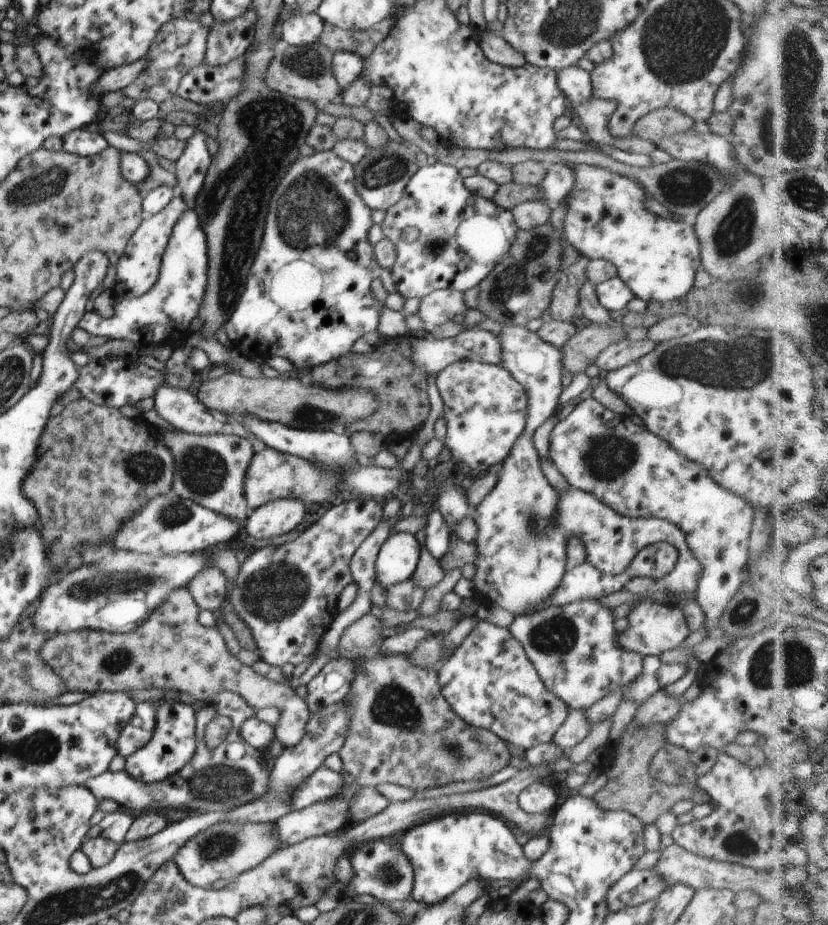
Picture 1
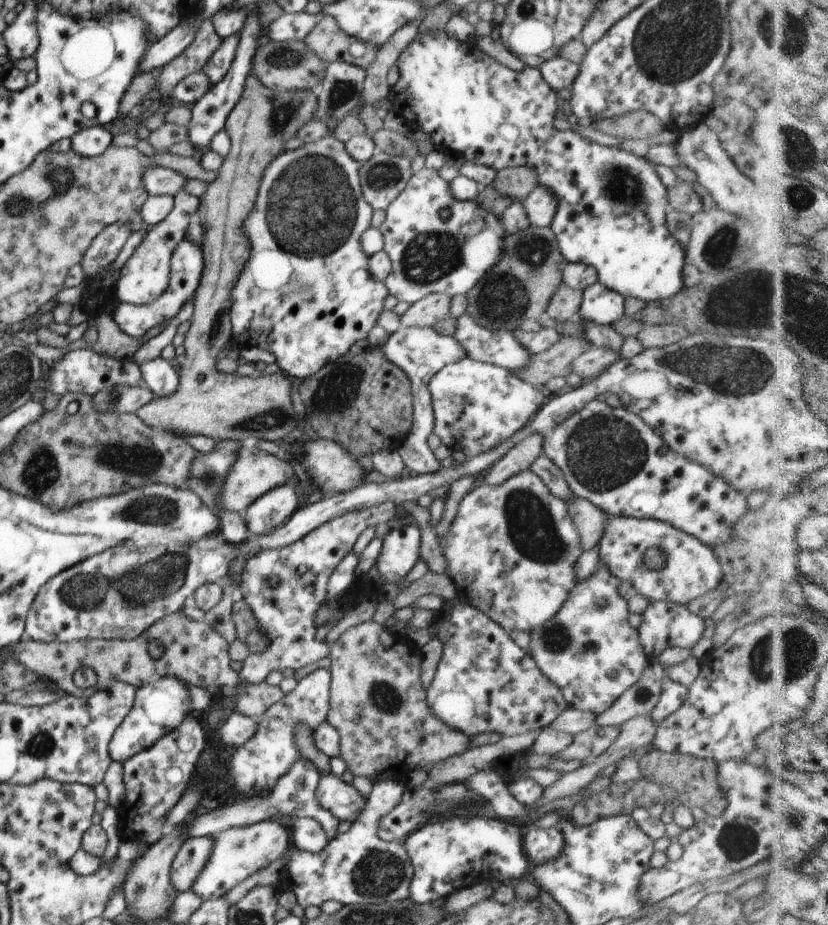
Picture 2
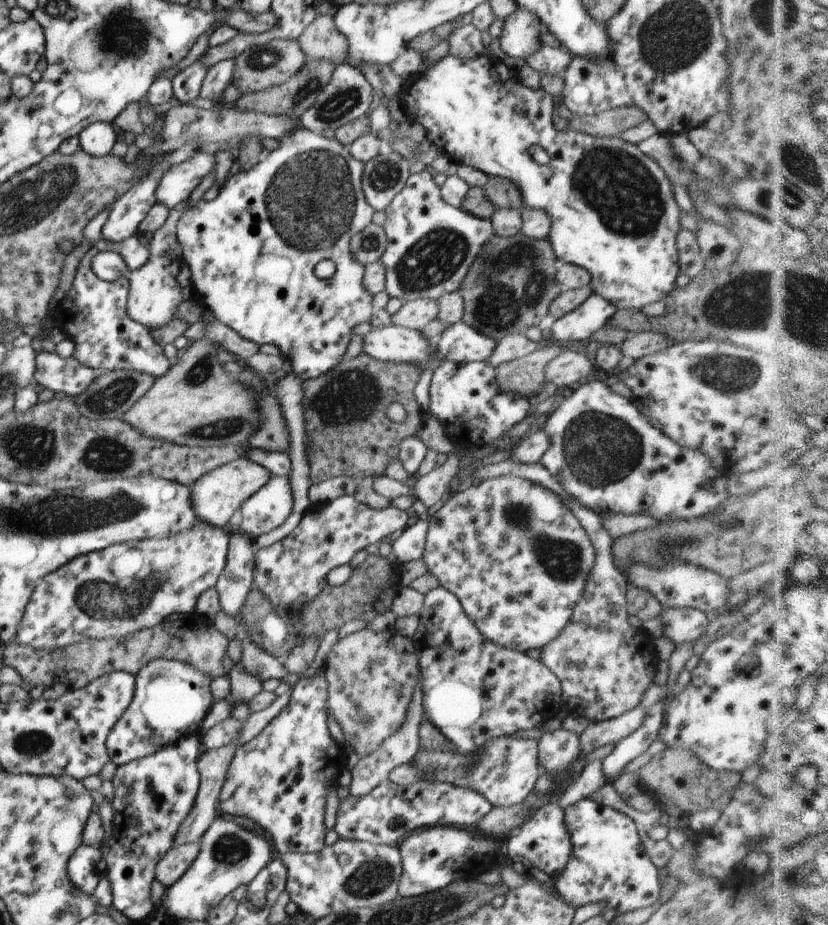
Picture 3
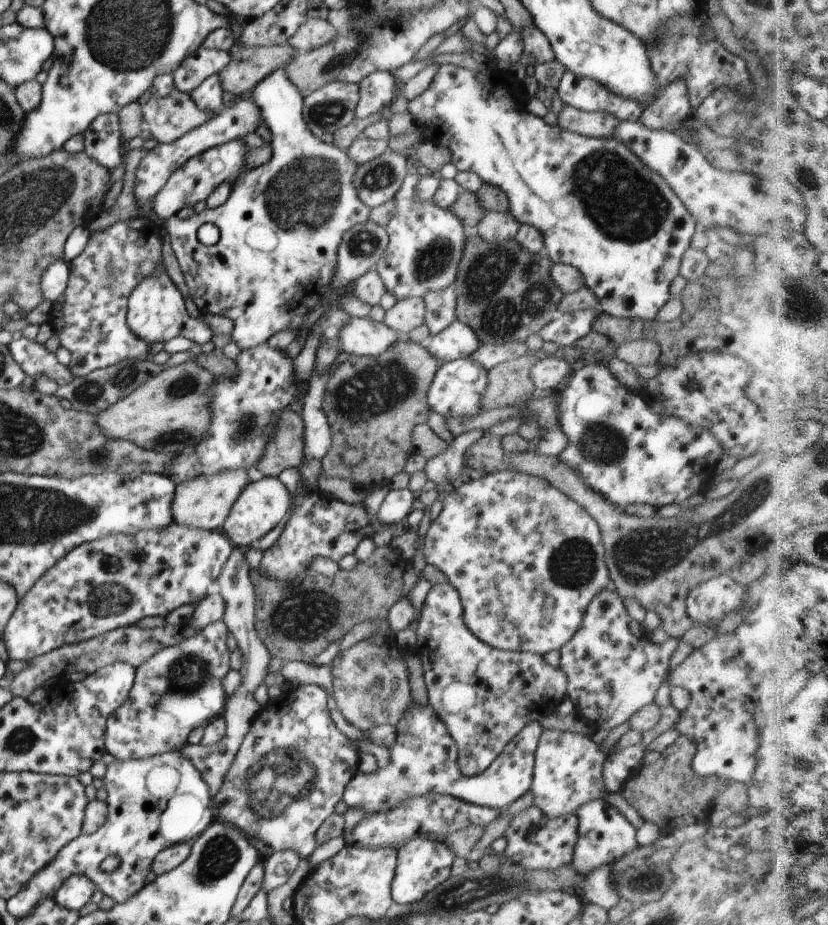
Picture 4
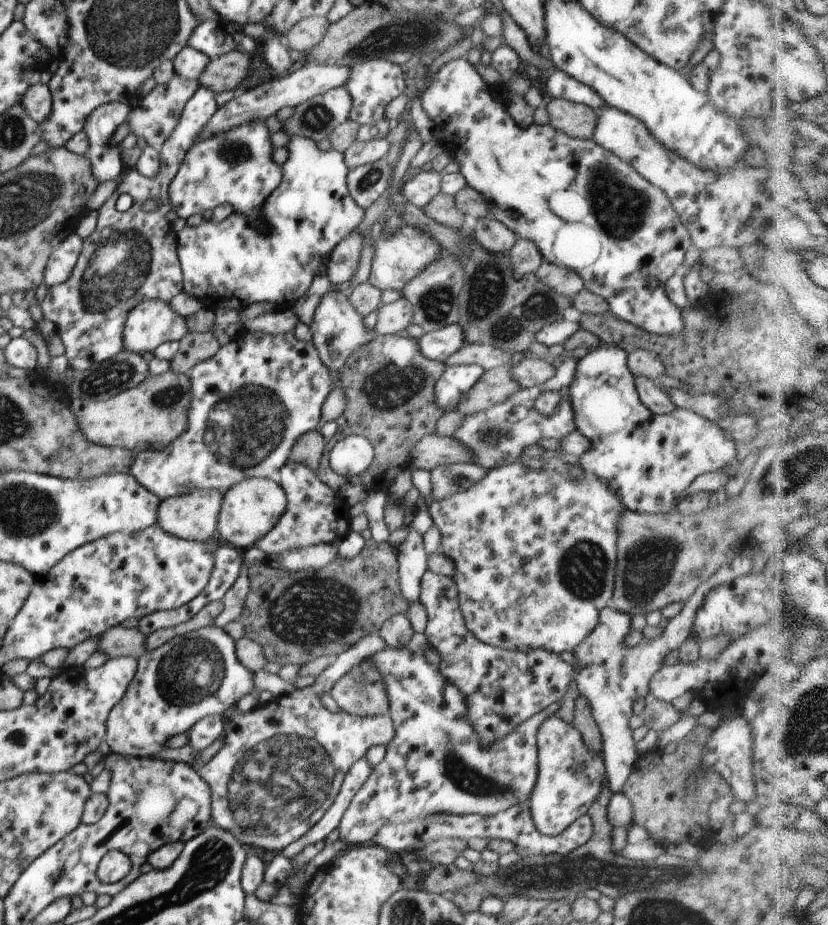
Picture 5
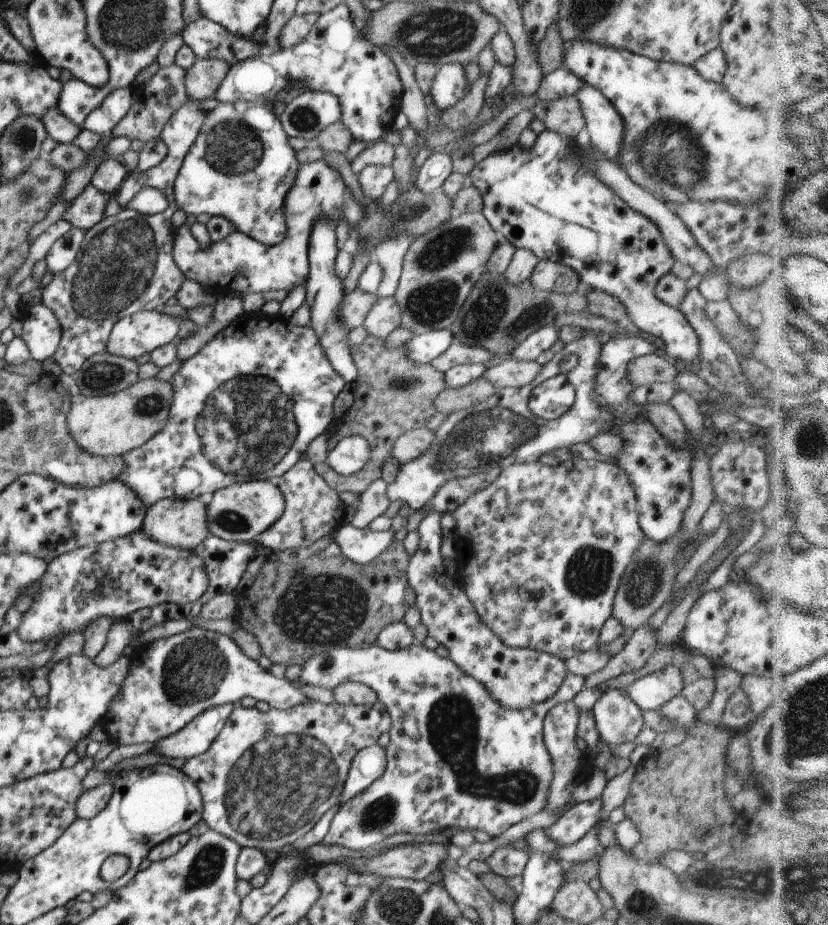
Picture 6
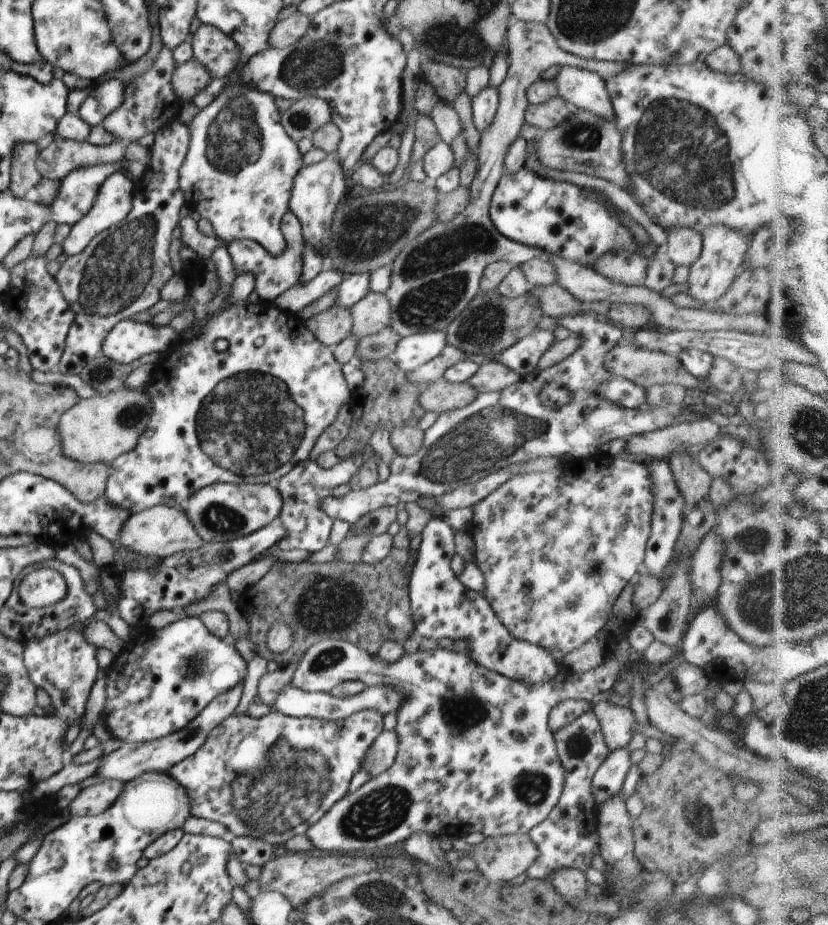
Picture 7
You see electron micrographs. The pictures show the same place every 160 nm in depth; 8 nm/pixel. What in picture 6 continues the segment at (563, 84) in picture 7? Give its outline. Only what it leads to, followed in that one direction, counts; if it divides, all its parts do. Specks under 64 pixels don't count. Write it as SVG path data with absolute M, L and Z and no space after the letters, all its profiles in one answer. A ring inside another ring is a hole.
M584 81L574 94L582 110L590 144L600 150L610 162L618 164L622 148L624 122L612 102L596 86Z

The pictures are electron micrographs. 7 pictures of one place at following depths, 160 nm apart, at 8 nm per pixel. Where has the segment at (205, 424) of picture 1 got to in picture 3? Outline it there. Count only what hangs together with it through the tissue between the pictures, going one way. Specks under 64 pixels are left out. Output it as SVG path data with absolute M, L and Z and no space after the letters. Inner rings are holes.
M136 235L126 242L119 243L103 238L91 246L78 266L70 291L61 300L59 308L52 311L50 316L55 326L73 340L75 351L72 355L79 363L102 372L118 369L135 370L157 379L170 370L173 362L164 356L163 348L152 339L150 330L128 316L129 280L126 277L119 277L114 281L103 281L90 267L92 258L98 252L110 250L118 252L130 270L138 270L148 260L149 249L141 245L137 237Z

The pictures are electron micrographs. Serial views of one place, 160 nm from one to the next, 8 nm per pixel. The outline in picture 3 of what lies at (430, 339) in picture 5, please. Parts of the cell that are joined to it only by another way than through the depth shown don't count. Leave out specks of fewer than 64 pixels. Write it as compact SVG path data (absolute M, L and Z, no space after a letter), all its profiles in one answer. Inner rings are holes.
M460 320L451 324L435 339L436 348L442 360L455 363L486 361L494 352L497 340L482 334L473 326Z

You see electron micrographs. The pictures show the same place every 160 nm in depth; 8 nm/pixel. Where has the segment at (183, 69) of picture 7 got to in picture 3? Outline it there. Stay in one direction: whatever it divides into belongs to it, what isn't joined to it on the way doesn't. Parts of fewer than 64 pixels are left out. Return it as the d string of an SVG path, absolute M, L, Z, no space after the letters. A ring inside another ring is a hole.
M274 39L264 45L249 47L240 56L237 56L235 59L236 73L232 83L239 88L241 94L277 87L301 71L305 62L306 56L297 41Z

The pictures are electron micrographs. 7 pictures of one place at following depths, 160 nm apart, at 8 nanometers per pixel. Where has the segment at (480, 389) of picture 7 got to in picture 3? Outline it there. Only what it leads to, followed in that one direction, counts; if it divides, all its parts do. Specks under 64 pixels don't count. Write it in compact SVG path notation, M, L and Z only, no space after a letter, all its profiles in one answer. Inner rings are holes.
M566 350L548 363L545 370L546 382L560 387L572 386L580 380L595 376L592 362L580 352Z

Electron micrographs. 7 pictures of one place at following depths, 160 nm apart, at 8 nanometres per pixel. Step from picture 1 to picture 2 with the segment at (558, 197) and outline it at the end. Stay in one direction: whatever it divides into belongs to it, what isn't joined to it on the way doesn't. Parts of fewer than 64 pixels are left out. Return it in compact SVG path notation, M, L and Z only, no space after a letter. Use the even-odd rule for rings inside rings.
M536 185L534 190L522 200L530 224L550 227L557 211L557 196L544 185Z

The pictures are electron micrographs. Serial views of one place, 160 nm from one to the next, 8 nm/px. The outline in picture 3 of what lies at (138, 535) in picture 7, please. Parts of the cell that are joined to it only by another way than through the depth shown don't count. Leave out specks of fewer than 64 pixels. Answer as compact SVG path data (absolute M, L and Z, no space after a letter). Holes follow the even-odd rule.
M246 457L237 458L207 472L190 487L193 509L204 523L228 529L228 521L232 518L232 514L241 508L243 502L258 492L270 477L272 477L271 472L260 463Z

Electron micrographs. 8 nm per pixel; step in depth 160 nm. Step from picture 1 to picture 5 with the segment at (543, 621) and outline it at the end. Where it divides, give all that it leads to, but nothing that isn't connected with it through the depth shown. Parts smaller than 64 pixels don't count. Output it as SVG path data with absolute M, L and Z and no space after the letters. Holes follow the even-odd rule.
M756 547L751 552L736 555L729 564L724 564L704 584L700 584L692 597L684 603L684 608L680 610L680 613L665 624L662 636L658 636L654 640L644 638L638 646L628 648L624 644L624 637L631 631L631 616L613 610L611 607L606 607L600 612L600 620L598 620L596 628L592 630L592 634L588 634L588 638L584 638L584 642L580 642L580 646L576 646L576 650L572 652L578 666L580 666L580 670L573 674L573 679L578 684L580 695L588 700L592 717L600 730L601 754L612 793L623 791L624 784L631 777L635 762L639 758L636 755L633 731L628 725L634 714L634 702L640 696L647 697L649 695L650 680L663 666L664 656L676 648L680 649L680 646L693 633L694 618L702 606L702 602L704 602L704 596L720 584L757 571L762 564L763 550L764 547Z

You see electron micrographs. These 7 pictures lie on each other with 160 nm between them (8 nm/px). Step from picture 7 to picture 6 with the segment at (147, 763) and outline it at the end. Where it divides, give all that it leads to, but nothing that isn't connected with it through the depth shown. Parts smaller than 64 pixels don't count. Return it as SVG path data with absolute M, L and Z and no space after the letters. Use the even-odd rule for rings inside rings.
M220 704L204 710L182 730L154 744L151 752L166 758L190 759L204 754L220 734L234 704Z

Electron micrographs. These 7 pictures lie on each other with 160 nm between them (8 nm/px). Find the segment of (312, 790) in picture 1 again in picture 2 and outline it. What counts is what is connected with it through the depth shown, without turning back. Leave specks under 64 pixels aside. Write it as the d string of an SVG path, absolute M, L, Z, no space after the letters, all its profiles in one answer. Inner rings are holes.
M332 772L320 776L315 797L320 806L328 809L340 822L354 822L367 804L367 799L352 783L343 782Z

